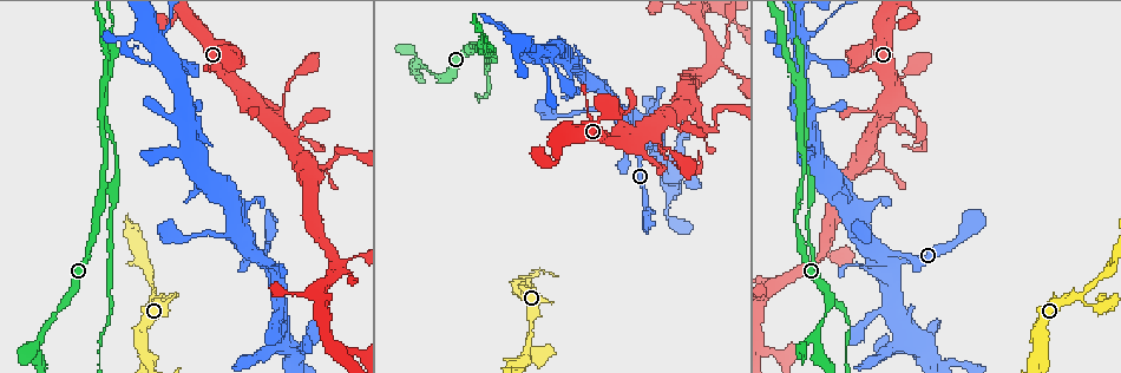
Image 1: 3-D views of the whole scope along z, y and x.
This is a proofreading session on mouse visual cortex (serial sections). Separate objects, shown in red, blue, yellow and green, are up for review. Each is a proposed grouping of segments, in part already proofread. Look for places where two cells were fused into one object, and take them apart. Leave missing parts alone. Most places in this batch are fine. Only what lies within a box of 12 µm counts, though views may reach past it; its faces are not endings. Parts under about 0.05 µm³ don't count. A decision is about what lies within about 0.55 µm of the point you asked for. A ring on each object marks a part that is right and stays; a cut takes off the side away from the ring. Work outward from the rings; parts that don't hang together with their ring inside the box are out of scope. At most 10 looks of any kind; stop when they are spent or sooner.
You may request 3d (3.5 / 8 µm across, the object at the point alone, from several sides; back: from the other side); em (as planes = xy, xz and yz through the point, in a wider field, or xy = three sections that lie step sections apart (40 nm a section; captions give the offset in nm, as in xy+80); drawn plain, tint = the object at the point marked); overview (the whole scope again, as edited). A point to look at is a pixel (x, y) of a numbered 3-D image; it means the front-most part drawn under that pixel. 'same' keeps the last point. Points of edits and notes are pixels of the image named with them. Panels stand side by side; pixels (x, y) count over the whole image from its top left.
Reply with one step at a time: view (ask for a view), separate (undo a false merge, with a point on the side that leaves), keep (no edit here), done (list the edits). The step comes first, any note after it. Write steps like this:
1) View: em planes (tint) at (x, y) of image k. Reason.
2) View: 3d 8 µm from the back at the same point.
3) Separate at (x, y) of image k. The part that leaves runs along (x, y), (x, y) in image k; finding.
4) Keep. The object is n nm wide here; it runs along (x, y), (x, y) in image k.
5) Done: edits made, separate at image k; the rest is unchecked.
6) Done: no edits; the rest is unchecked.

View: 3d 3.5 µm at (103, 135) of image 1. Arms part here.

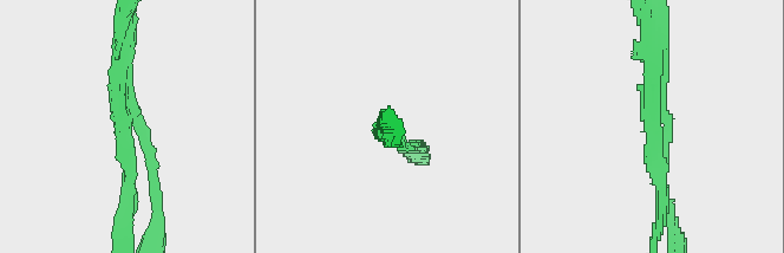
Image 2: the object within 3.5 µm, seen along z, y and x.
View: em planes (tint) at (127, 127) of image 2. 3 arms meet here; the arms are 100, 200, 250 nm wide; need the tissue.

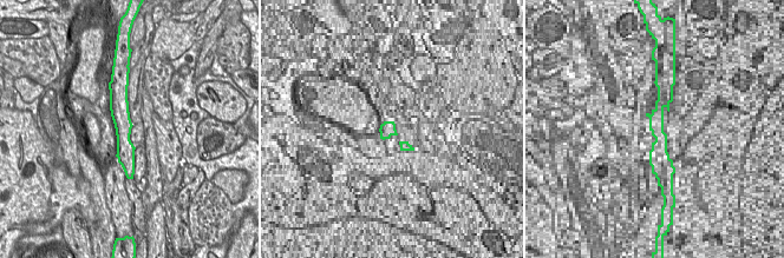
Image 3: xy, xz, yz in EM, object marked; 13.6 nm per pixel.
View: em xy step 3 (tint) at the same point.

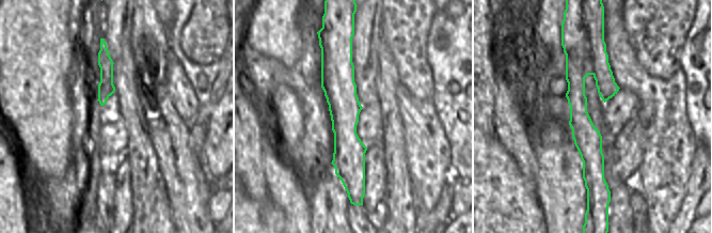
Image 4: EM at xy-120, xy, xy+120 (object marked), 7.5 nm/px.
Separate at (420, 146) of image 2. The object is 240 nm wide here; two cells meet here.

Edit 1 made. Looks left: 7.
View: overview.

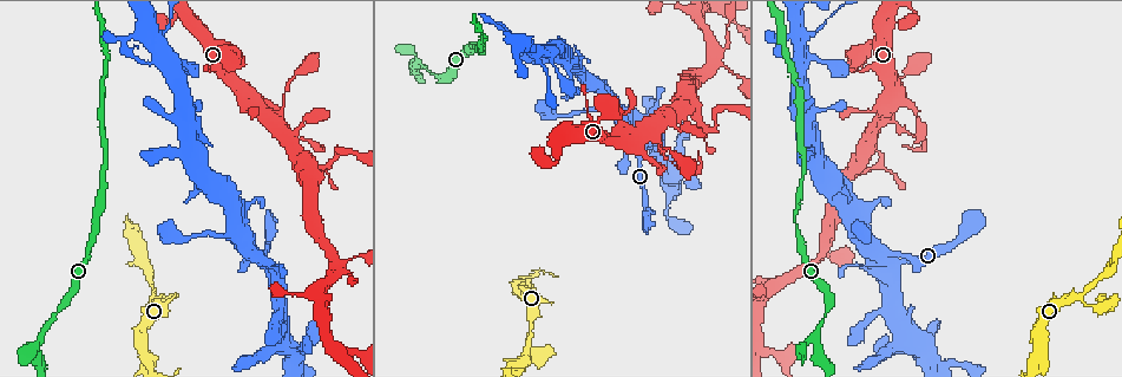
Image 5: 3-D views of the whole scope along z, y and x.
View: 3d 3.5 µm from the back at (273, 116) of image 5. Looks like a crossing.

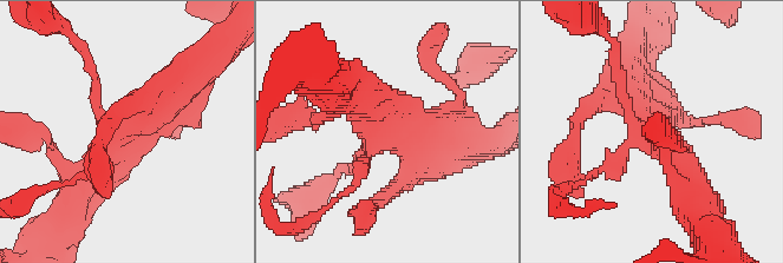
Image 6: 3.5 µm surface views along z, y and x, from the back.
View: em xy step 1 (tint) at (392, 132) of image 6.

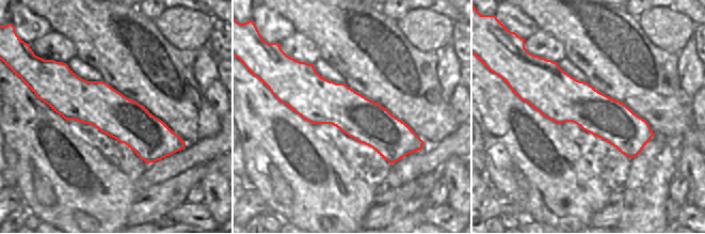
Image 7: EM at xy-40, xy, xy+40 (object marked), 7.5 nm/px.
Keep. The object is 340 nm wide here; it runs along (284, 96), (417, 141) in image 7; all the same cell.

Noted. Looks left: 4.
View: 3d 3.5 µm at (351, 272) of image 5. Three-way junction.

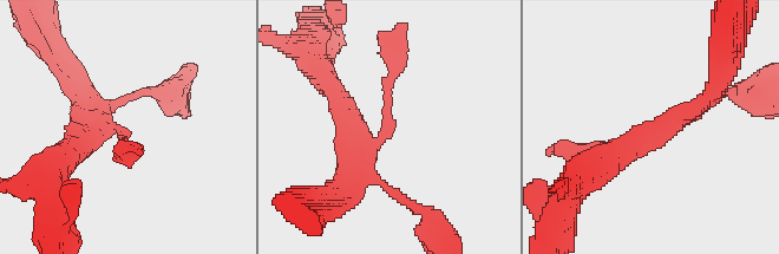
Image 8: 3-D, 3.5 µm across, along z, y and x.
View: em xy step 3 (plain) at (388, 122) of image 8. 3 arms meet here; the arms are 150, 250, 300 nm wide.

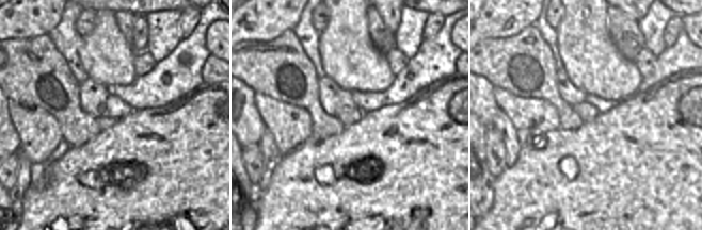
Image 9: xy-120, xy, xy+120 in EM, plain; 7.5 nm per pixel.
View: em xy step 3 (tint) at the same point. With the object marked.

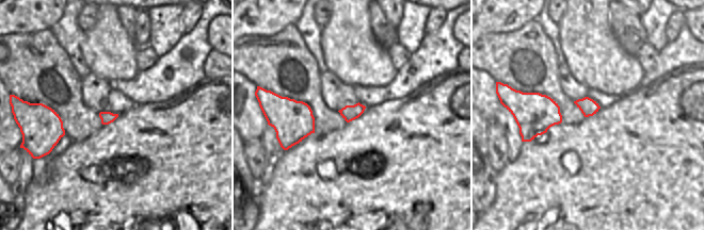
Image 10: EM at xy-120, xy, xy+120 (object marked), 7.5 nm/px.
Keep. It runs along (700, 103), (667, 129), (570, 150) in image 8; one cell here.

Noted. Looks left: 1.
Done: edits made, separate at image 2; the rest is unchecked.

